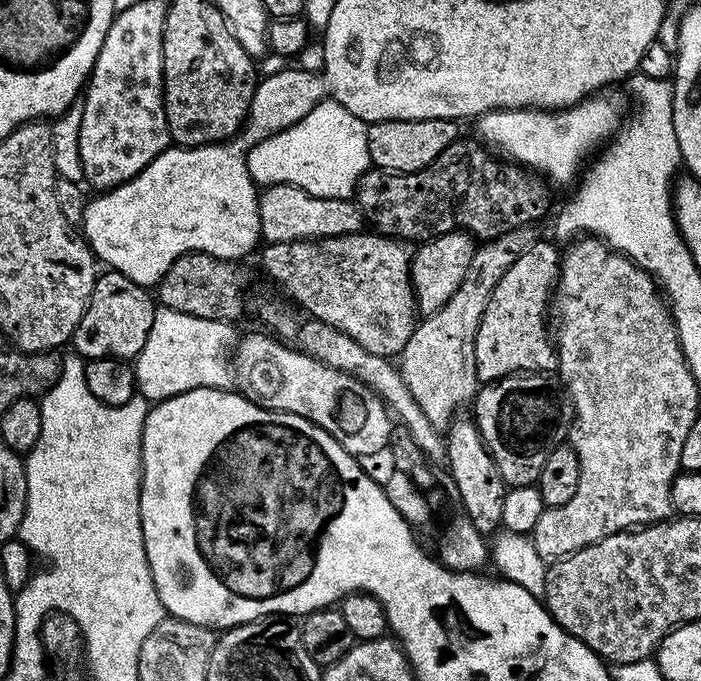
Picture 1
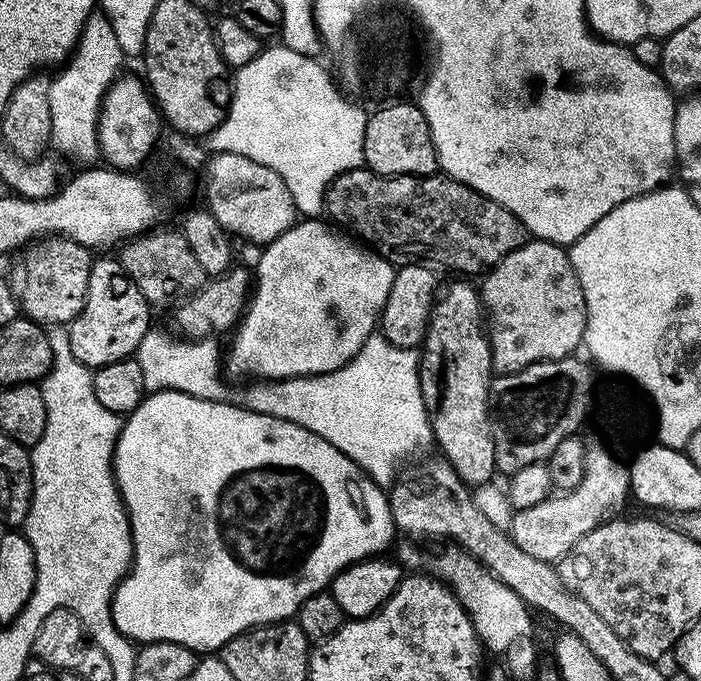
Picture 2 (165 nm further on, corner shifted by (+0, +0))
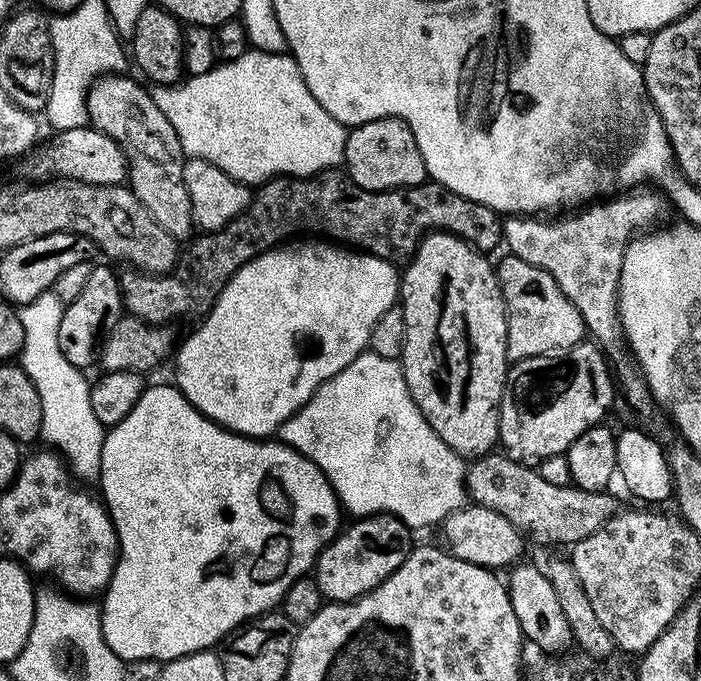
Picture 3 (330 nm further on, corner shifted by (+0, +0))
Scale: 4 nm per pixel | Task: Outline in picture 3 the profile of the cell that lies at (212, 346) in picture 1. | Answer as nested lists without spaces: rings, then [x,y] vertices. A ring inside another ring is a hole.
[[[370,350],[361,352],[358,358],[354,358],[354,362],[350,362],[350,366],[346,366],[338,375],[331,376],[289,420],[282,422],[278,439],[281,444],[289,444],[291,448],[298,450],[320,467],[322,474],[326,474],[330,486],[336,491],[336,496],[340,499],[341,509],[345,513],[353,512],[351,515],[356,518],[387,514],[398,517],[407,528],[419,530],[419,528],[428,528],[431,524],[439,525],[442,520],[442,513],[457,512],[459,508],[465,507],[470,500],[466,487],[465,461],[457,452],[450,450],[450,446],[446,446],[446,442],[442,442],[442,438],[438,438],[438,434],[434,434],[430,422],[426,422],[426,418],[422,418],[422,410],[418,410],[418,406],[410,398],[410,390],[406,386],[404,369],[400,367],[397,361],[382,358]]]

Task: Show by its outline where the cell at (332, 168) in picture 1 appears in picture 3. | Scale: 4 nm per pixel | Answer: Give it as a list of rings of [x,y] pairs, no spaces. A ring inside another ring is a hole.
[[[249,50],[246,54],[242,54],[242,58],[217,63],[216,67],[210,69],[206,74],[188,76],[179,84],[152,84],[150,93],[155,105],[162,110],[163,114],[166,114],[167,121],[174,126],[174,131],[178,134],[178,140],[185,157],[210,162],[214,166],[218,166],[218,170],[230,174],[230,178],[239,180],[241,184],[259,186],[264,181],[271,180],[273,176],[290,176],[293,178],[312,176],[315,172],[326,171],[327,168],[336,168],[343,161],[344,143],[348,137],[345,125],[339,124],[334,117],[326,114],[326,110],[322,110],[318,98],[314,98],[314,94],[310,94],[310,90],[302,78],[302,70],[296,65],[296,59],[291,54]]]

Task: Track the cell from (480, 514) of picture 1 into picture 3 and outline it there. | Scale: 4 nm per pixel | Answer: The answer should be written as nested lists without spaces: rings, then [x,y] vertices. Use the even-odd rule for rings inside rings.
[[[429,232],[420,241],[412,259],[407,261],[405,268],[408,269],[402,272],[398,293],[399,299],[402,301],[402,311],[406,322],[406,338],[398,363],[404,369],[410,398],[418,406],[418,410],[422,410],[422,418],[426,418],[426,422],[430,422],[434,434],[438,434],[438,438],[442,438],[442,442],[446,442],[446,446],[450,446],[450,450],[457,452],[461,458],[487,456],[497,447],[500,439],[500,399],[504,393],[504,383],[510,367],[508,358],[508,311],[504,305],[504,295],[500,289],[500,280],[496,276],[496,268],[488,260],[491,259],[485,253],[473,248],[472,245],[466,243],[462,238],[458,238],[452,232]]]

